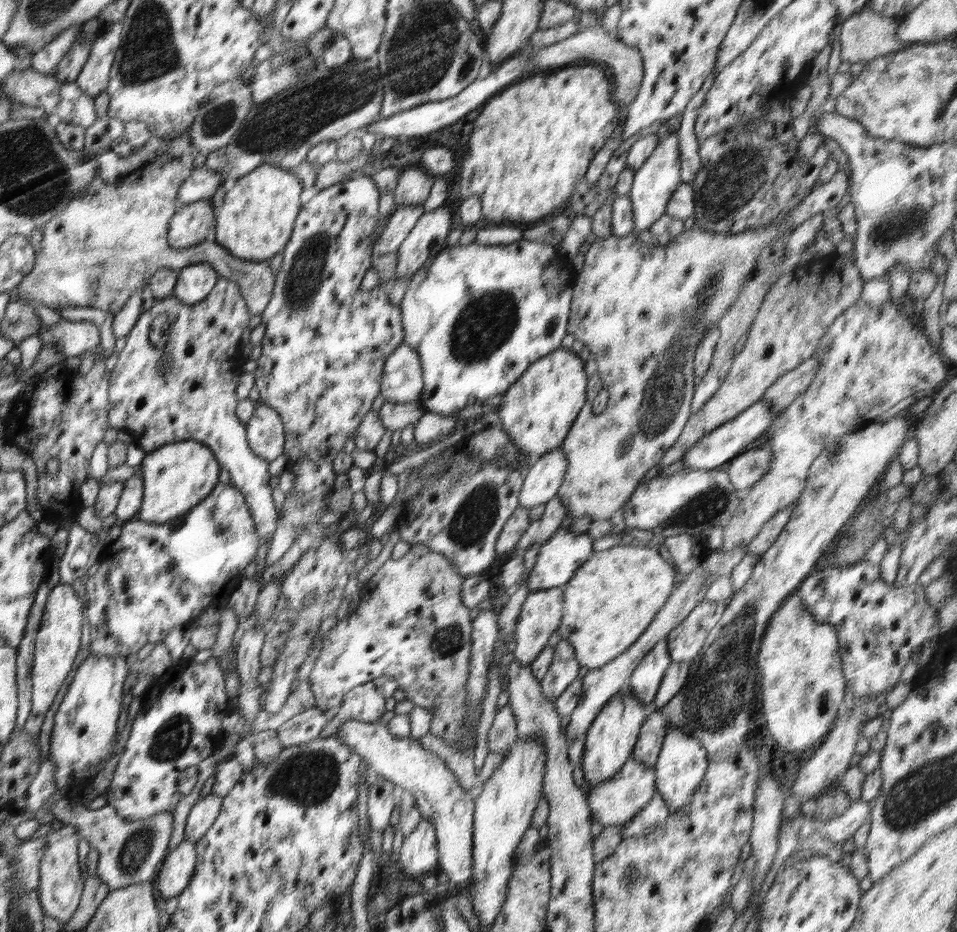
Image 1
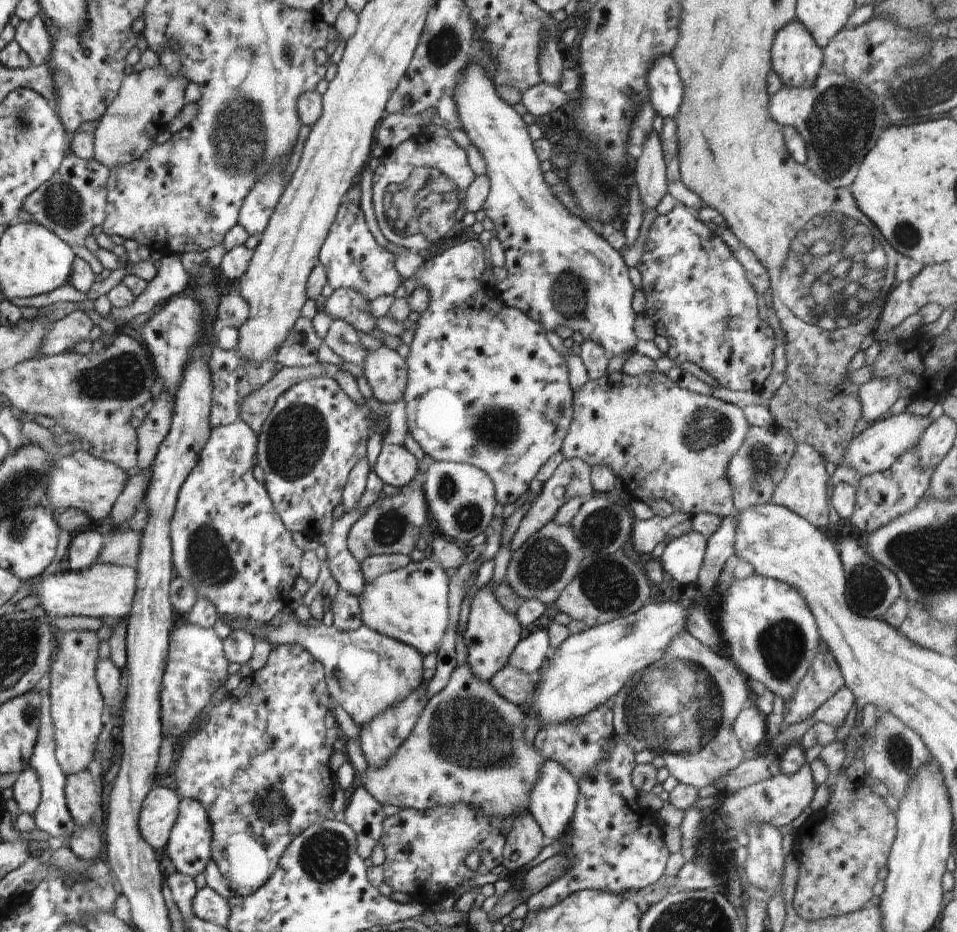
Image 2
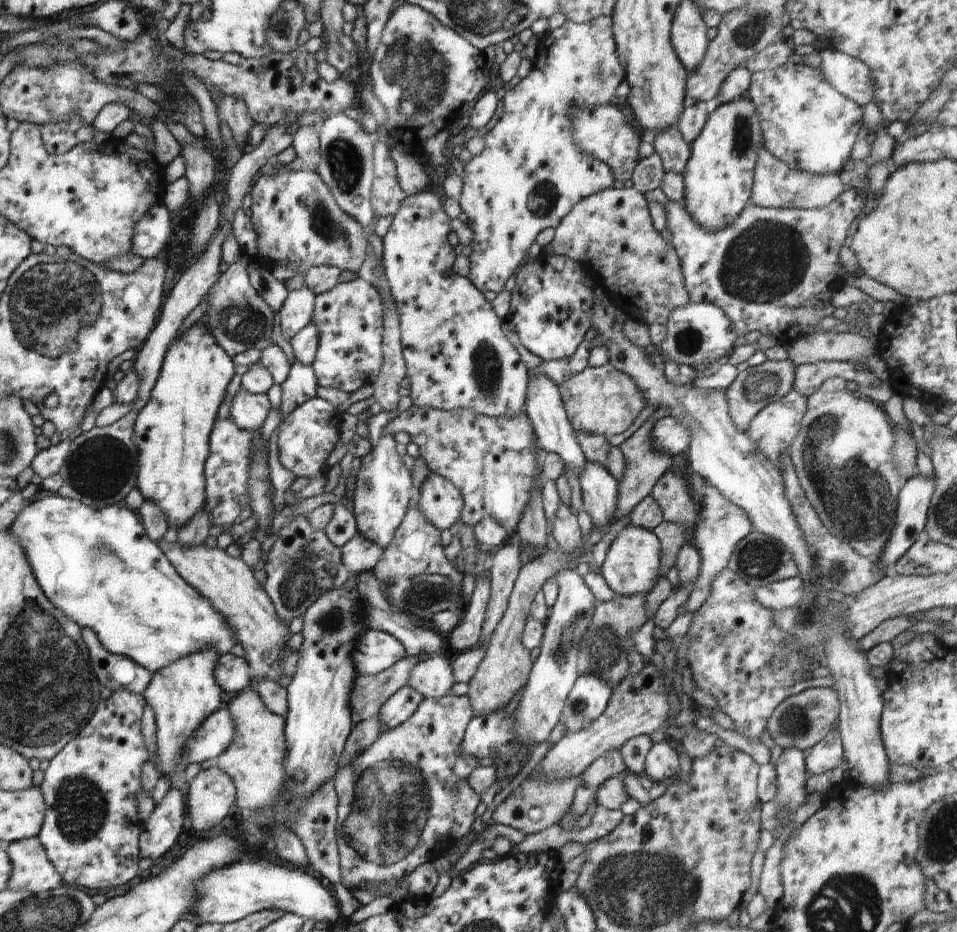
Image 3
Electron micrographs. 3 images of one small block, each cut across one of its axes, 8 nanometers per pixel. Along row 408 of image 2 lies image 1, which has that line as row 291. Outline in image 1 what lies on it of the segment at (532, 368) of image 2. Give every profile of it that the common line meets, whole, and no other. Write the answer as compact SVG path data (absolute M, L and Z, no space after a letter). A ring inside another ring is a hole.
M522 239L520 242L509 243L508 245L493 245L490 247L480 246L471 243L468 246L451 243L443 249L434 259L428 268L420 268L412 276L409 287L406 289L404 298L399 302L402 310L401 323L403 328L403 342L413 348L421 360L423 370L423 390L420 396L425 412L436 414L452 414L465 406L481 403L490 396L504 394L508 388L518 380L519 376L532 364L550 352L562 348L560 343L566 336L567 322L570 314L570 305L573 295L573 282L570 280L569 259L559 254L558 248L550 244L539 244Z

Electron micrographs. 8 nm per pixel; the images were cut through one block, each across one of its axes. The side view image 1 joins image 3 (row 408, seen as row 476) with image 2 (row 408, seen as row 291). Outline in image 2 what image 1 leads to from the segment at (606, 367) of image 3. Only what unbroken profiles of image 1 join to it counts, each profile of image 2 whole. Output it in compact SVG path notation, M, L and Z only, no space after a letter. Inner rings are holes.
M623 370L613 373L606 372L599 380L588 379L583 388L572 390L572 392L574 392L574 400L572 400L573 419L570 424L570 432L566 433L566 438L564 438L561 448L561 453L565 457L569 459L579 458L582 462L586 462L588 466L594 466L595 464L608 466L614 476L622 478L623 489L626 490L630 498L635 498L642 502L663 499L672 504L676 511L683 512L684 514L689 513L692 516L696 513L712 513L723 519L736 512L732 502L732 488L730 488L730 484L726 480L726 466L728 466L730 458L742 446L742 442L746 438L746 432L748 432L748 428L751 426L740 407L717 399L712 395L706 396L682 389L674 384L674 381L670 380L666 373L659 373L658 371L654 373L648 372L648 374L642 374L642 376L624 374Z

